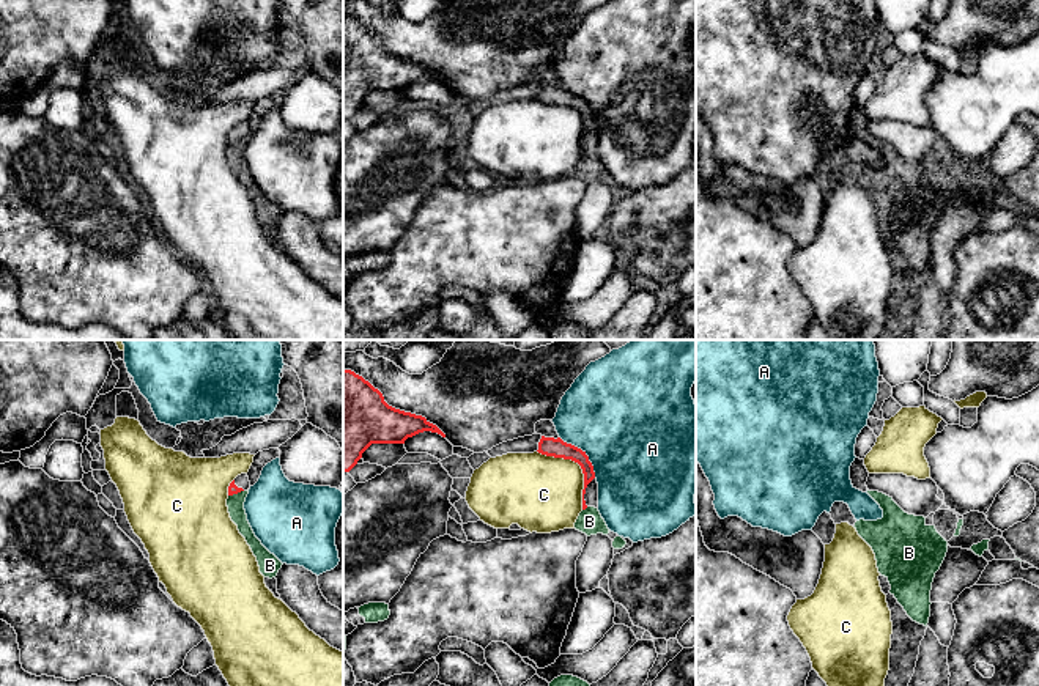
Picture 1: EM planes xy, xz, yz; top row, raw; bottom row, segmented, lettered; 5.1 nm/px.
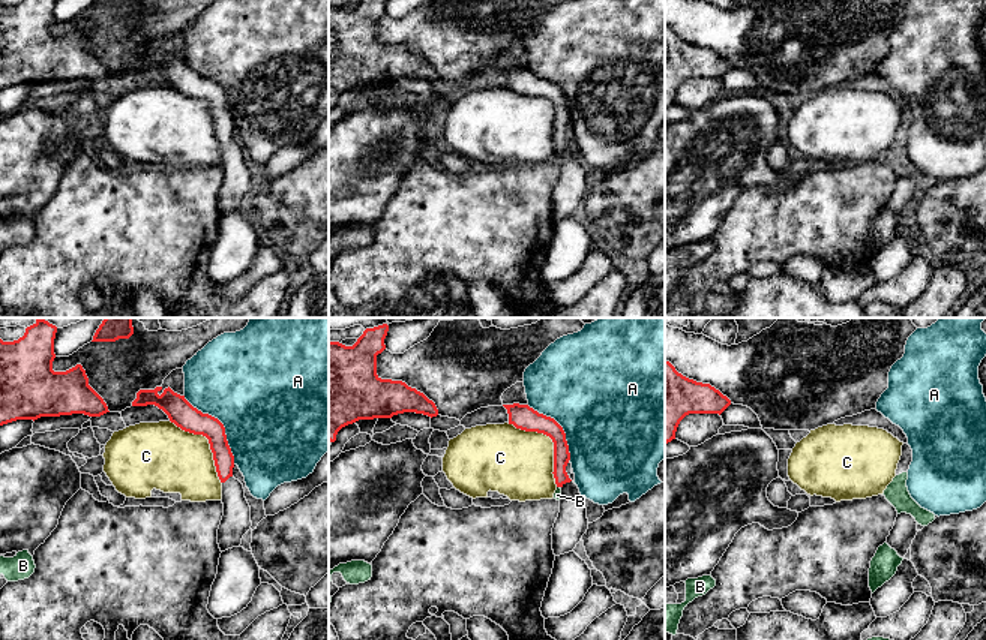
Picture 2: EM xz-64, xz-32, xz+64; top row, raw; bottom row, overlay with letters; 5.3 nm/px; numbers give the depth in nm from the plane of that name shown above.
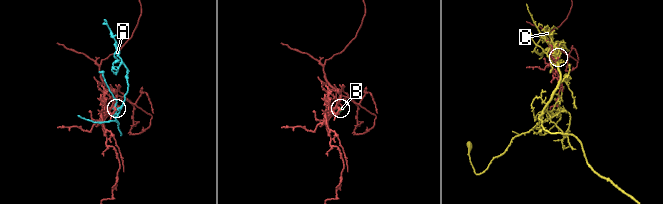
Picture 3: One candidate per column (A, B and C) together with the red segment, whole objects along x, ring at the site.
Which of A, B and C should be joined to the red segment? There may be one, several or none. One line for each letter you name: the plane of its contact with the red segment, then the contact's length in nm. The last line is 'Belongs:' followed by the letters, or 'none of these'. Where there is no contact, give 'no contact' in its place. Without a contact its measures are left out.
B: contact in xz; length 40 nm
Belongs: B

